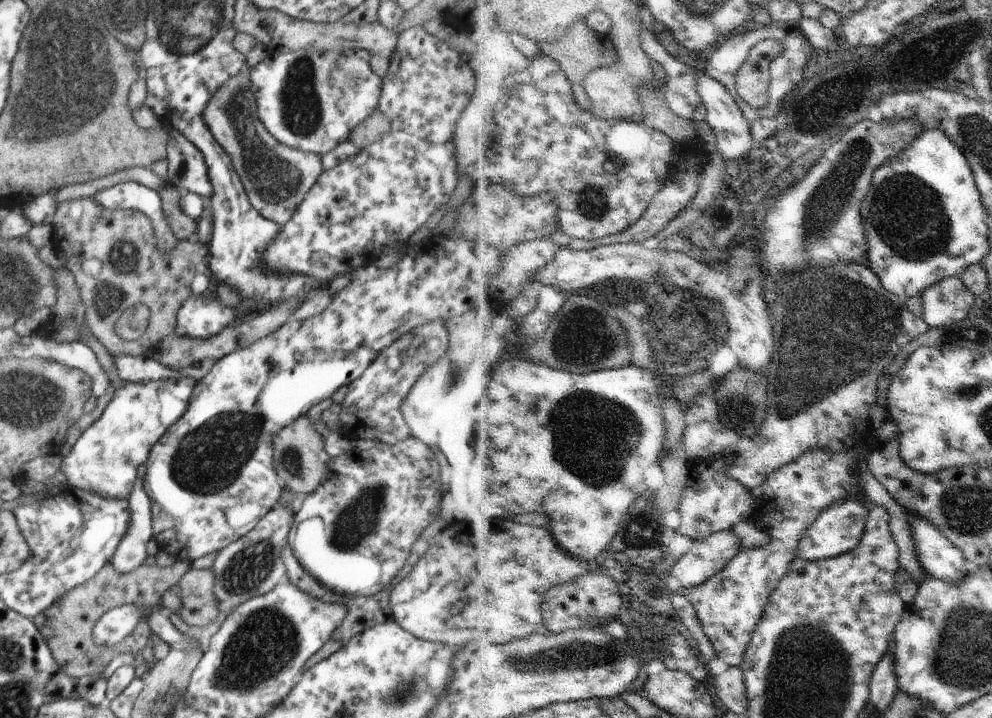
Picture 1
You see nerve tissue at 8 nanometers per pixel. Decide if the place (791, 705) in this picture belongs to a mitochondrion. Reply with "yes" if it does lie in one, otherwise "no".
yes

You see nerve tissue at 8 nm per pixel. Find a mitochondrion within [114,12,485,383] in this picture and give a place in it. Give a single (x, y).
(277, 181)

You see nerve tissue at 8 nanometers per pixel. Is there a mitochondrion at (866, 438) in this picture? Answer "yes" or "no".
no

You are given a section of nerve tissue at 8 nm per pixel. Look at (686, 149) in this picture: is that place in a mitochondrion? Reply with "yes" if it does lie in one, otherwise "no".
no

